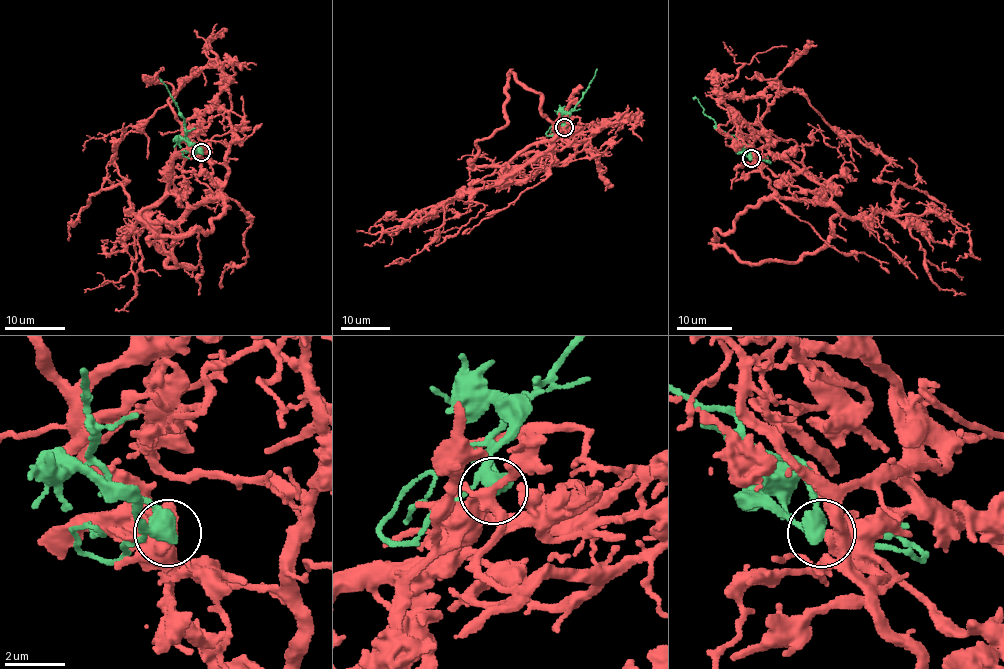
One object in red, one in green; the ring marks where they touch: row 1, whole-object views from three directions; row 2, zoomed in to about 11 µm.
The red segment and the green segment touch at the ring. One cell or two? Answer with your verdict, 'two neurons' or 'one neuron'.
two neurons

